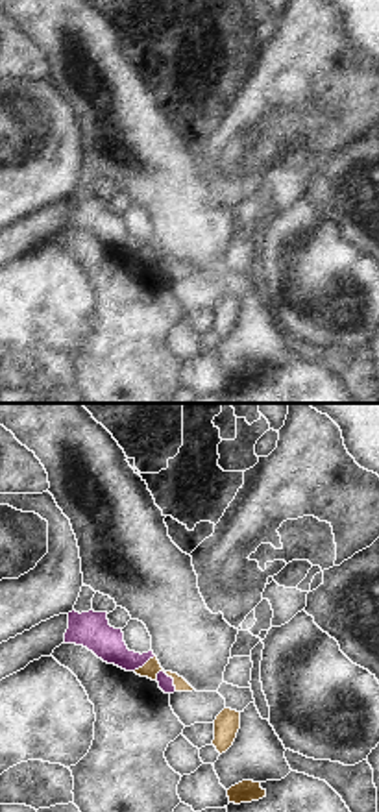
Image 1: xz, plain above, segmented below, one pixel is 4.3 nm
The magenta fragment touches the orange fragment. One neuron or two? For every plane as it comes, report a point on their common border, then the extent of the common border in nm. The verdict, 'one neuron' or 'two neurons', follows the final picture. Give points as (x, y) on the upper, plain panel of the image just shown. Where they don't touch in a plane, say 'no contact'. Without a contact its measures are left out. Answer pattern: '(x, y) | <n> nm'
(172, 265) | 120 nm

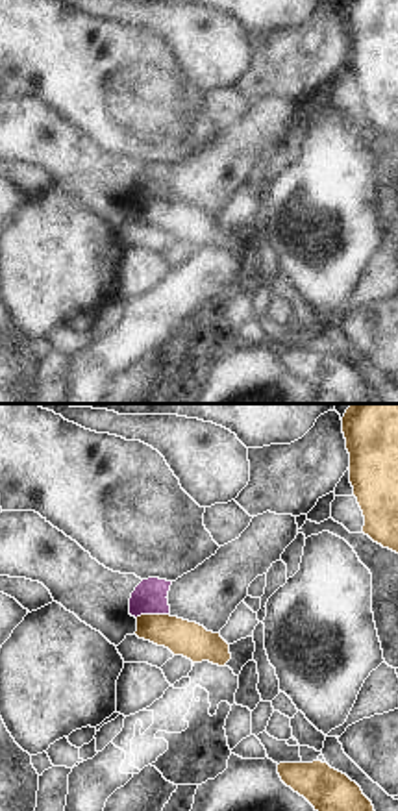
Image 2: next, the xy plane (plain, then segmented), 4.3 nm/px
(150, 199) | 140 nm

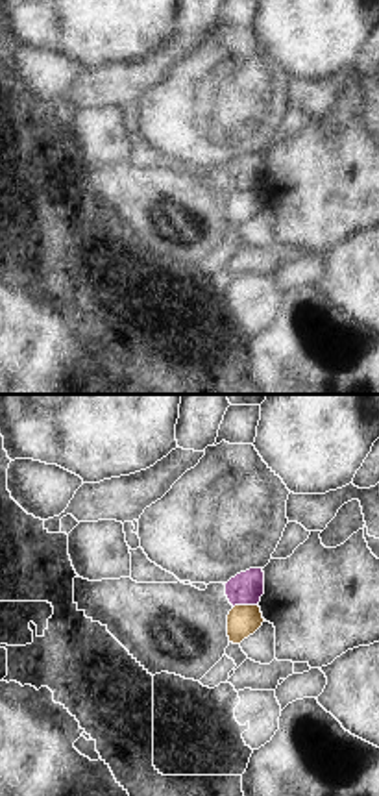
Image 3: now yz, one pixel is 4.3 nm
(244, 189) | 110 nm

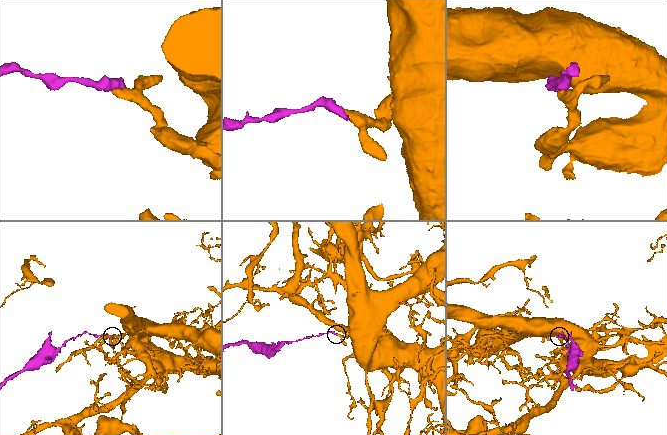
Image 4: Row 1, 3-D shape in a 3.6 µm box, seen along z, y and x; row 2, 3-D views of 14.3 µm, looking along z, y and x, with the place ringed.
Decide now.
two neurons

